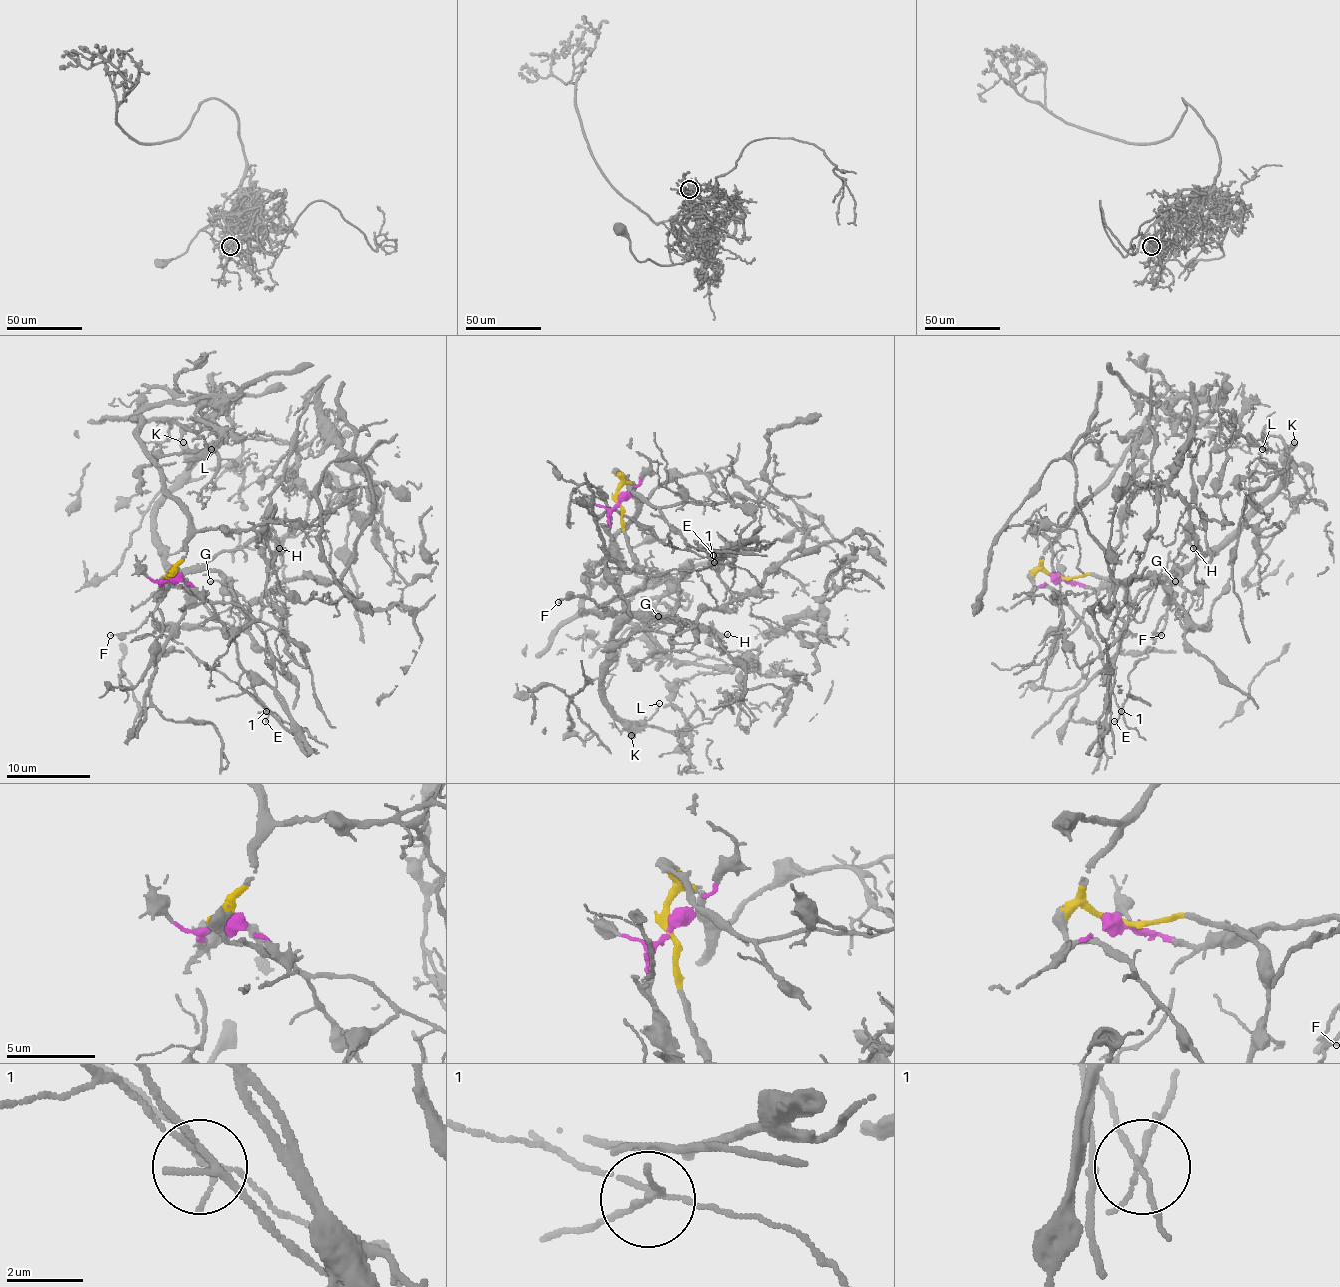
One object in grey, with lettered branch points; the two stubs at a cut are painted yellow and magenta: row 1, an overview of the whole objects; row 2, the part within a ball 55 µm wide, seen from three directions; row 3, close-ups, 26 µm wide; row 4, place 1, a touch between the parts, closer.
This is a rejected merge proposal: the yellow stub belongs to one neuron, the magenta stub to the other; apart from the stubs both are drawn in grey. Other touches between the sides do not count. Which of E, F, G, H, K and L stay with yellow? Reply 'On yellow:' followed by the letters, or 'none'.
On yellow: none

